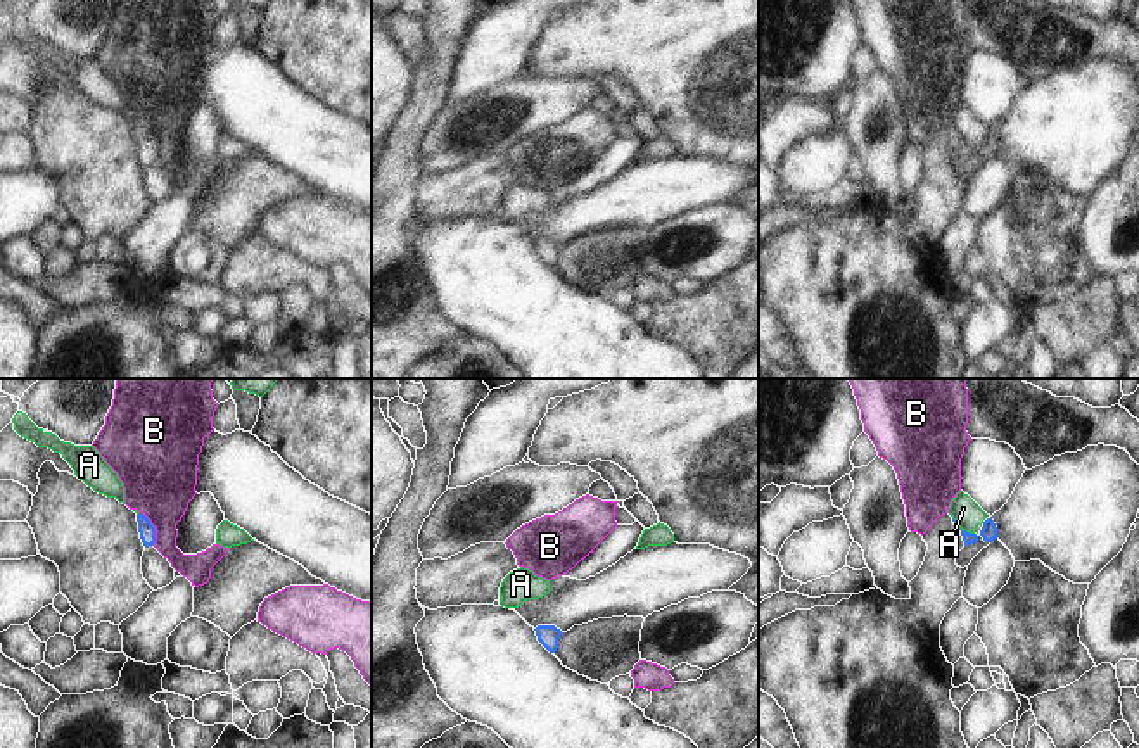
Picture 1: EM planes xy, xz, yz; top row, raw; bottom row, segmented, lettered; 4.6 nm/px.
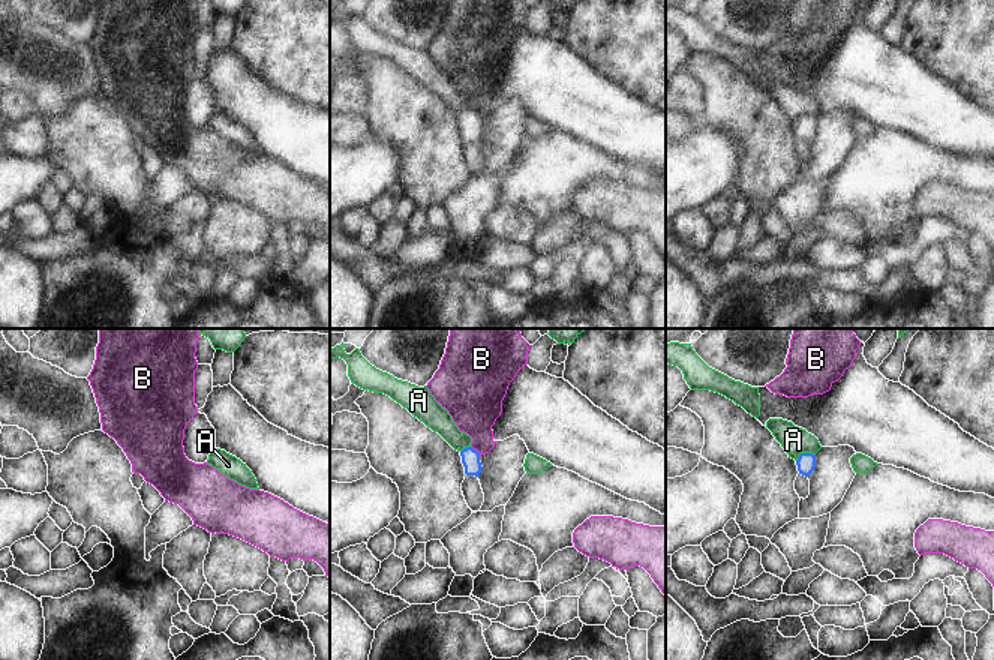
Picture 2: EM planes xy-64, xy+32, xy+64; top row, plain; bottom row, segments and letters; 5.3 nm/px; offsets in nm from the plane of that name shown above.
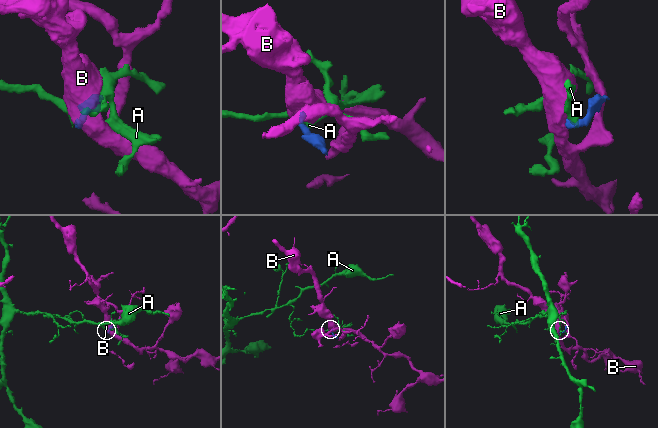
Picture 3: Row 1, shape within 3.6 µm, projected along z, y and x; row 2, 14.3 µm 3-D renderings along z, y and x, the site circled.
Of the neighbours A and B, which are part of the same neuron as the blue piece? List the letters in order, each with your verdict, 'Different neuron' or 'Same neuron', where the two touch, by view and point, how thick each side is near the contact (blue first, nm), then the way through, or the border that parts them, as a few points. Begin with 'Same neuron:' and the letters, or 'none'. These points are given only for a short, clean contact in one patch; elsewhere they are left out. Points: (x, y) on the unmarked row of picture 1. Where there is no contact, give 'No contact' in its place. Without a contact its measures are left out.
Same neuron: none
A: Different neuron. Touches blue at yz (960, 142). Thickness 50 nm (blue) against 120 nm. Boundary: yz (953, 130), (961, 142), (973, 147)
B: Different neuron. Touches blue at xy (154, 140). Thickness 80 nm (blue) against 360 nm. Boundary: xy (139, 125), (154, 140), (154, 158).

